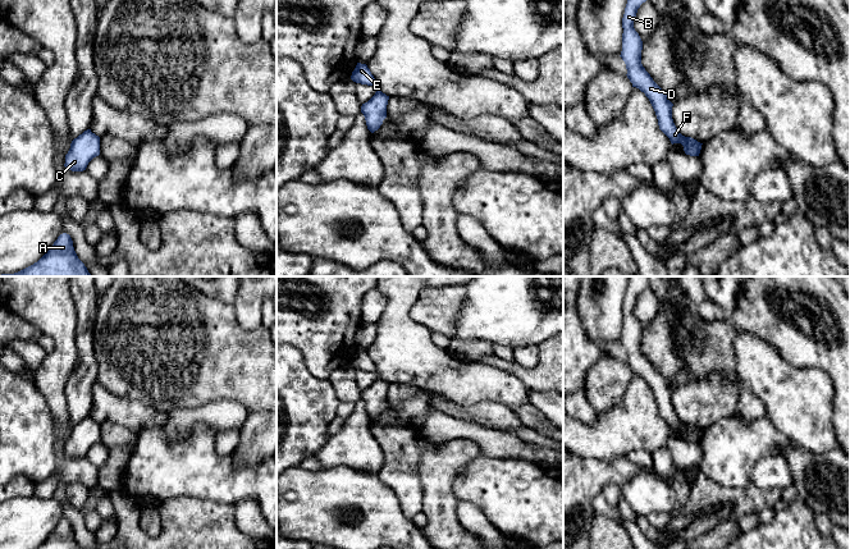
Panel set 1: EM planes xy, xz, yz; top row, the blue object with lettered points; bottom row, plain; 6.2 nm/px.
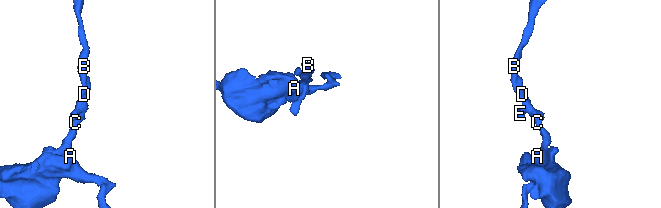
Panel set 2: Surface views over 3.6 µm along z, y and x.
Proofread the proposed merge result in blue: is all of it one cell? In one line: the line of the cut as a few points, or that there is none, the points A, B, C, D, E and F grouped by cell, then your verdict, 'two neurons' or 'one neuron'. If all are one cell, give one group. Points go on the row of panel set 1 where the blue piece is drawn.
no cut | A B C D E F | one neuron

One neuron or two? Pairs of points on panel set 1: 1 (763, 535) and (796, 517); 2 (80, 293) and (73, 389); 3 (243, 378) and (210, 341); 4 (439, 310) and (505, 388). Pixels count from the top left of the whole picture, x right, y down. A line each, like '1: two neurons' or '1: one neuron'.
1: one neuron
2: one neuron
3: one neuron
4: two neurons

